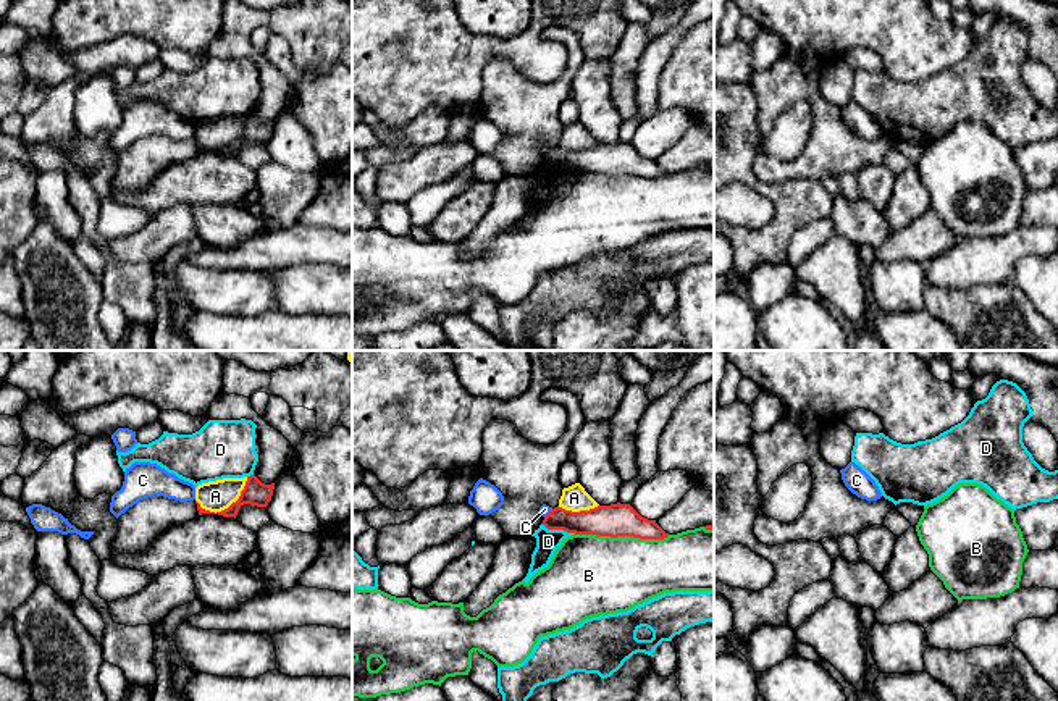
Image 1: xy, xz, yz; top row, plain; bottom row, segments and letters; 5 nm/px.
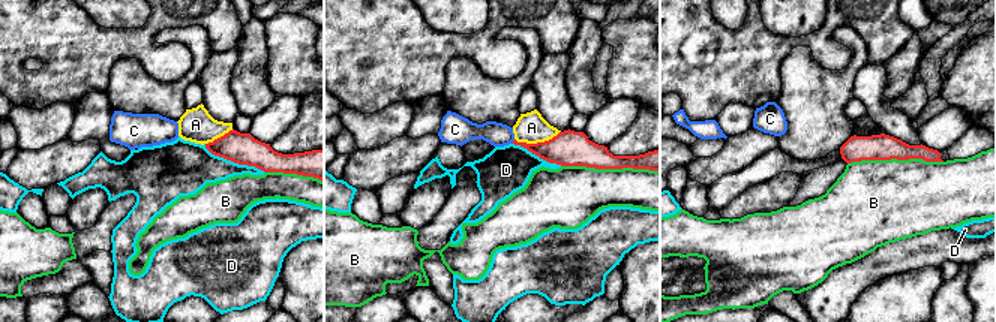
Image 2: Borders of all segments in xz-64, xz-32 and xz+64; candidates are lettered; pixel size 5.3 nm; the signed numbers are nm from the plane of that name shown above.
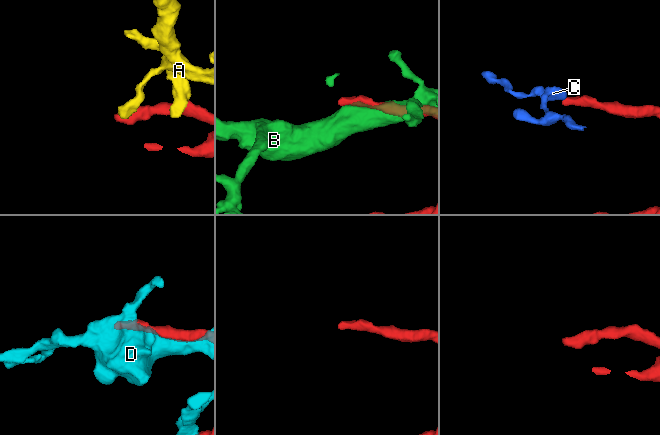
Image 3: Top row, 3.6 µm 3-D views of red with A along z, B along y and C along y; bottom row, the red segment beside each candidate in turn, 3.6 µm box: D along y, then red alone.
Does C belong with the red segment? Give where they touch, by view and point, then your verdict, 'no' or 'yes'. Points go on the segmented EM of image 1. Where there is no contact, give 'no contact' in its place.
xz (548, 514) | no

